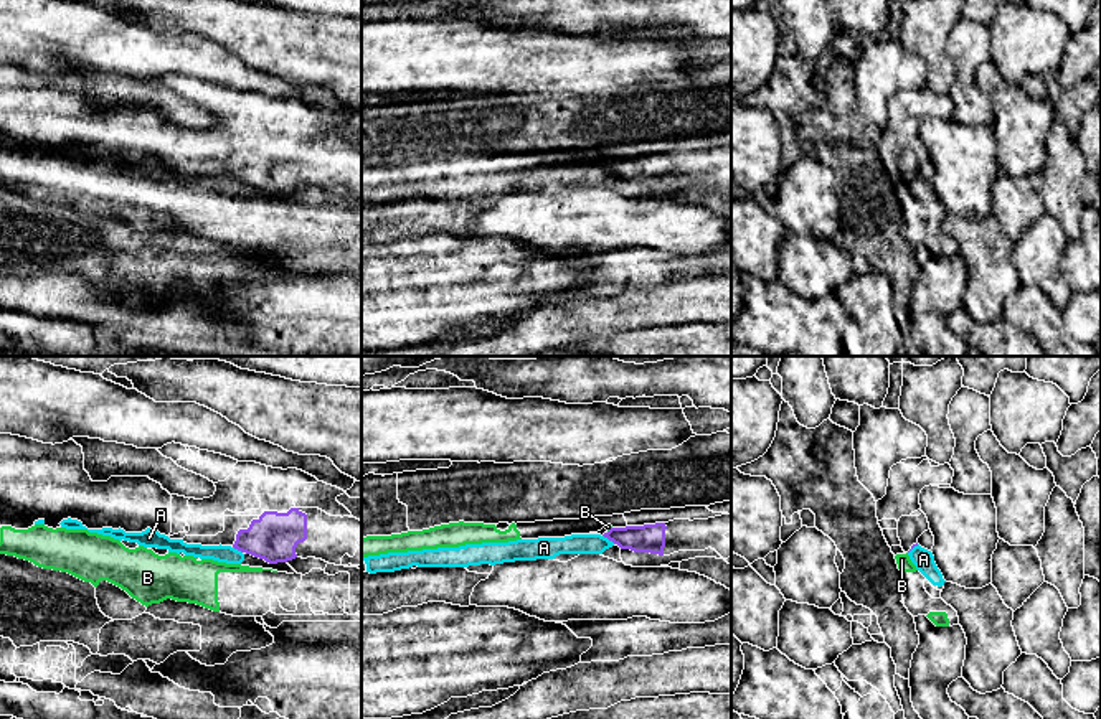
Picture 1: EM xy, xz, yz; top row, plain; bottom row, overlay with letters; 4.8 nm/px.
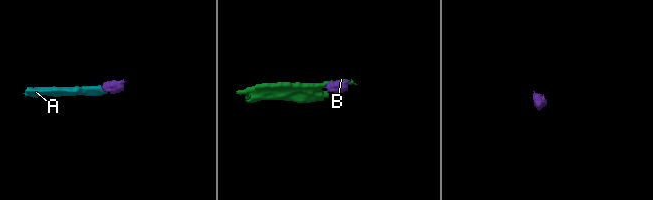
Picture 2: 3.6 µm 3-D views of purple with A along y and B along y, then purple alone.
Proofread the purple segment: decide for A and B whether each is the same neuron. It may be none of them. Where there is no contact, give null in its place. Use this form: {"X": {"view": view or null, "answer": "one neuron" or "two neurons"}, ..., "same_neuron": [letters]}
{"A": {"view": "xz", "answer": "two neurons"}, "B": {"view": "xz", "answer": "two neurons"}, "same_neuron": []}

